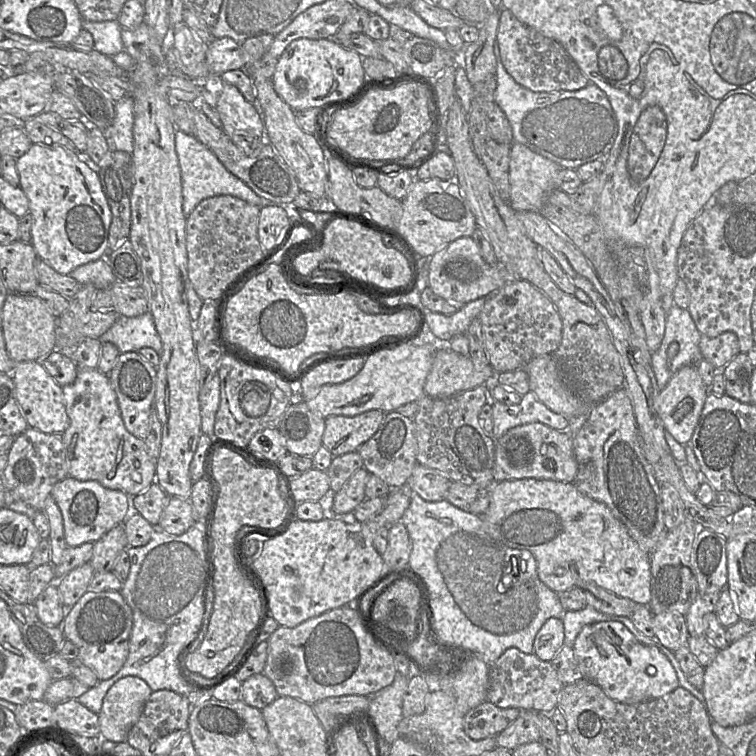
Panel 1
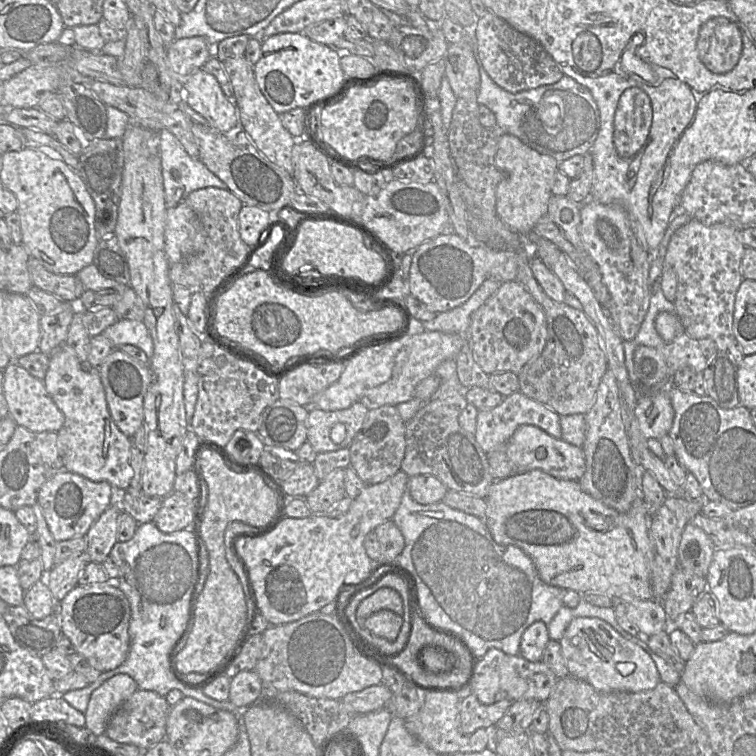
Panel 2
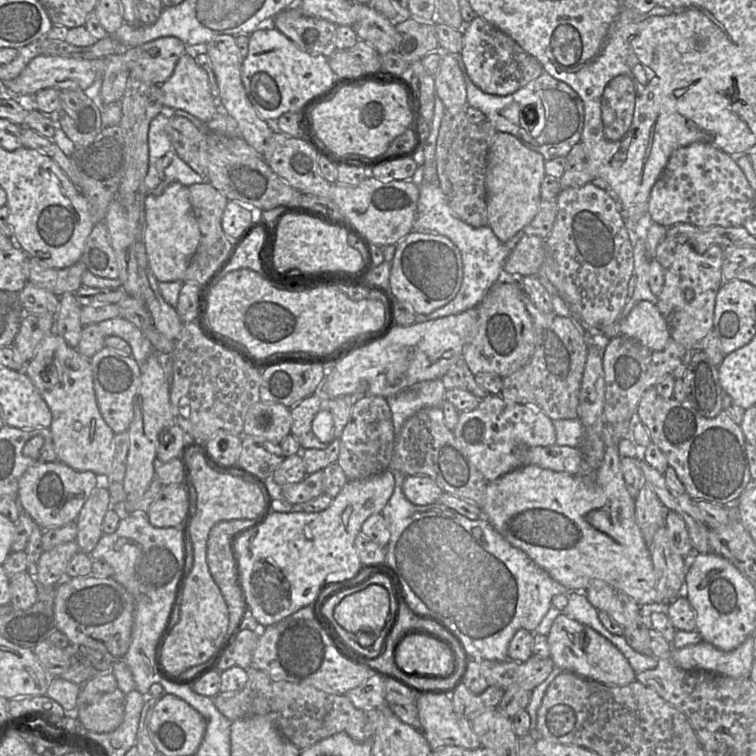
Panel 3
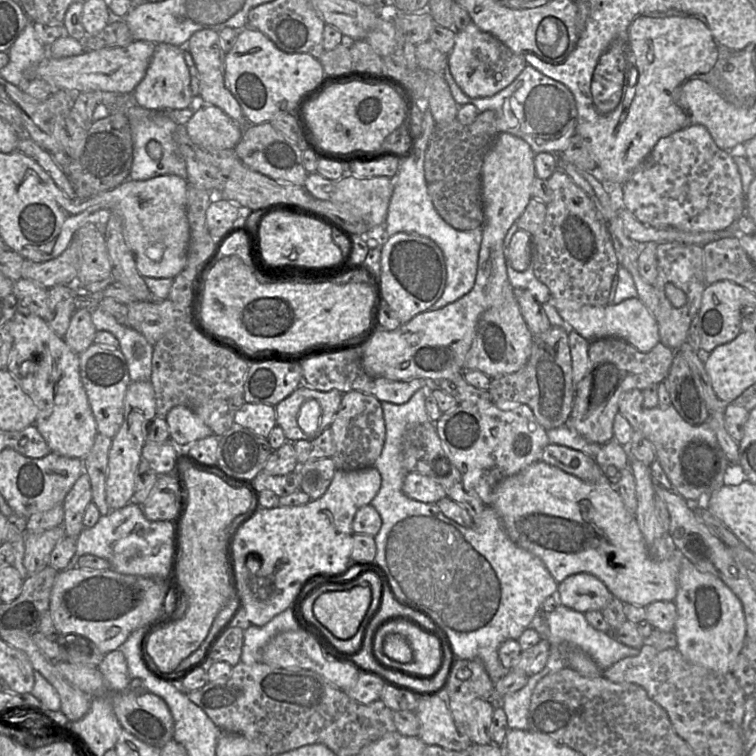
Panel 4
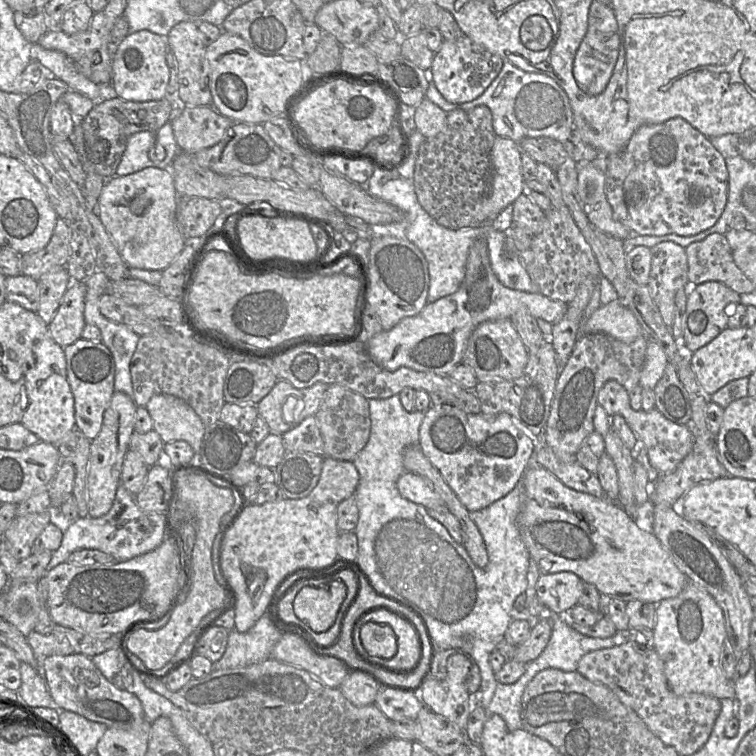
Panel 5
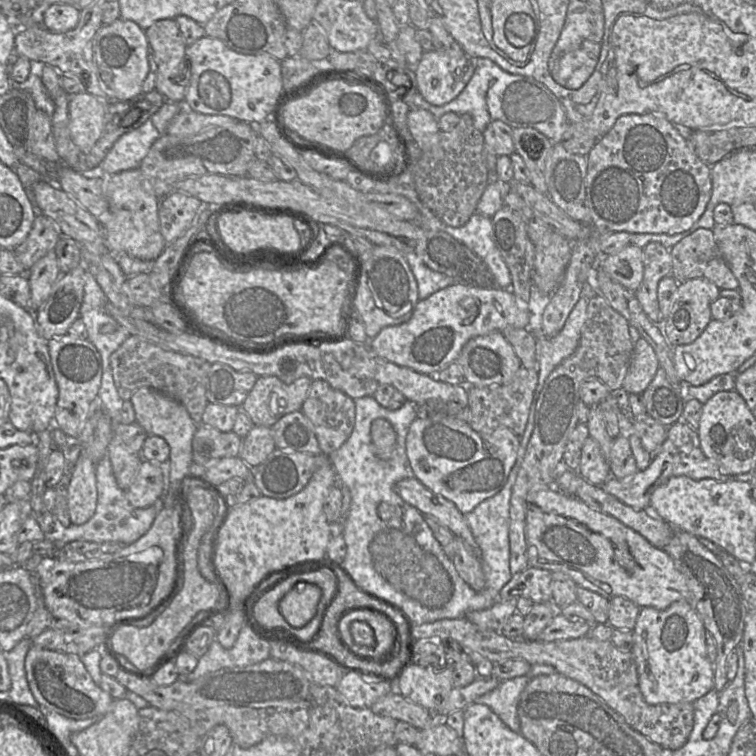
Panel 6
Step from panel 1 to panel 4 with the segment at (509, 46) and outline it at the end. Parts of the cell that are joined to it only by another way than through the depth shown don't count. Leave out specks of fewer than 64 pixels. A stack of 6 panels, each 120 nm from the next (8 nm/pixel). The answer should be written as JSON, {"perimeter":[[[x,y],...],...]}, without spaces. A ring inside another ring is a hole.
{"perimeter":[[[473,22],[456,31],[455,43],[447,55],[448,68],[461,90],[471,98],[491,97],[510,85],[527,66],[494,36],[482,31]]]}

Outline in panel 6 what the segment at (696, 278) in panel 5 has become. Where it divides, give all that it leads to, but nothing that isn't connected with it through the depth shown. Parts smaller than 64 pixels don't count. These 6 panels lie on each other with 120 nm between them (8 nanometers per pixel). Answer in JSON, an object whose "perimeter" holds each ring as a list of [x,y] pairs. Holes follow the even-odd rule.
{"perimeter":[[[696,229],[670,248],[670,252],[671,276],[679,283],[703,278],[719,289],[738,289],[739,282],[722,257],[710,229]]]}

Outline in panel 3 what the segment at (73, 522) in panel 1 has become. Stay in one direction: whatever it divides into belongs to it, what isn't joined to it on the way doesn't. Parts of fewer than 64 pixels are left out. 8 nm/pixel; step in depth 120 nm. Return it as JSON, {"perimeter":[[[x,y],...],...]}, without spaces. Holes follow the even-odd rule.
{"perimeter":[[[60,461],[29,467],[20,478],[17,502],[41,528],[58,528],[75,522],[91,492],[104,485],[104,478],[90,471],[77,471]]]}

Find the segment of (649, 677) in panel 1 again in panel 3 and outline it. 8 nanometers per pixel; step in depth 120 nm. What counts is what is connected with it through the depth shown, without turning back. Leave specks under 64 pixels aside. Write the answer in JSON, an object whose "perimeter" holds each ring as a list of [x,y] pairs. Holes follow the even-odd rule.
{"perimeter":[[[564,615],[558,616],[546,636],[554,665],[586,679],[603,684],[625,686],[636,681],[636,672],[623,653],[589,626]]]}

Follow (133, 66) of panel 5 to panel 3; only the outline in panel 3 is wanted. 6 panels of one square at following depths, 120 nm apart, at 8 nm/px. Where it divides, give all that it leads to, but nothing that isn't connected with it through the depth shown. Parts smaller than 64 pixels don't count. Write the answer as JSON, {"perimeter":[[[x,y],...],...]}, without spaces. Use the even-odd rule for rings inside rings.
{"perimeter":[[[188,53],[179,58],[172,75],[160,88],[165,108],[184,110],[203,123],[219,113],[207,72]]]}

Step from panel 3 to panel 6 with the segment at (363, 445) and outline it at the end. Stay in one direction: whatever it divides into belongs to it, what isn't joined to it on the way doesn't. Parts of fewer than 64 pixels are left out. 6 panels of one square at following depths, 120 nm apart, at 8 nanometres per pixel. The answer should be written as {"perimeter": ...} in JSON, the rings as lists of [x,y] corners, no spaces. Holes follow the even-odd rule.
{"perimeter":[[[312,380],[300,410],[311,422],[323,454],[339,449],[351,435],[355,425],[355,401],[323,380]]]}

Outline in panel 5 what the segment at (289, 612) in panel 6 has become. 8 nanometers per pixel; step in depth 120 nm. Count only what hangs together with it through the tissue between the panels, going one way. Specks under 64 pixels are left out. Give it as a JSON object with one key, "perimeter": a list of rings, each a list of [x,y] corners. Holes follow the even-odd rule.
{"perimeter":[[[333,578],[307,580],[303,584],[293,602],[294,613],[302,622],[303,630],[329,630],[346,598],[346,584]]]}

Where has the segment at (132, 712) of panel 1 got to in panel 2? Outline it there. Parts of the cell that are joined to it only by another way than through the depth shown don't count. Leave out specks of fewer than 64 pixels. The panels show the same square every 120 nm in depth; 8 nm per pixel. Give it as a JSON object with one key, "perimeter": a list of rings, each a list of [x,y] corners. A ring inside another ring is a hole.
{"perimeter":[[[126,674],[106,680],[91,694],[84,713],[85,727],[95,736],[105,734],[111,717],[138,689],[136,681]]]}

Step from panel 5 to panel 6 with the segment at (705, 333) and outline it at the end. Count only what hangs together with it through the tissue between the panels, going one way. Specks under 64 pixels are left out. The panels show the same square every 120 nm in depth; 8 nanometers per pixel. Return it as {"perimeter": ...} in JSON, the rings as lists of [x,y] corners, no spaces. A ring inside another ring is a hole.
{"perimeter":[[[694,278],[680,282],[672,297],[668,316],[656,324],[672,346],[690,344],[701,335],[712,320],[710,305],[720,296],[720,289],[707,279]]]}

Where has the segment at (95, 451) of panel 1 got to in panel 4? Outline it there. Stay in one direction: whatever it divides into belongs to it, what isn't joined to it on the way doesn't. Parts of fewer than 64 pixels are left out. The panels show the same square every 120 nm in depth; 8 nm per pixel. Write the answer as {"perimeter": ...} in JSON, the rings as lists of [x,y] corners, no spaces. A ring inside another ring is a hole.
{"perimeter":[[[15,314],[16,322],[11,329],[13,345],[8,356],[6,370],[20,383],[38,408],[34,426],[43,436],[50,450],[58,455],[83,459],[93,447],[98,435],[97,424],[79,372],[79,354],[74,353],[63,339],[38,316]]]}

